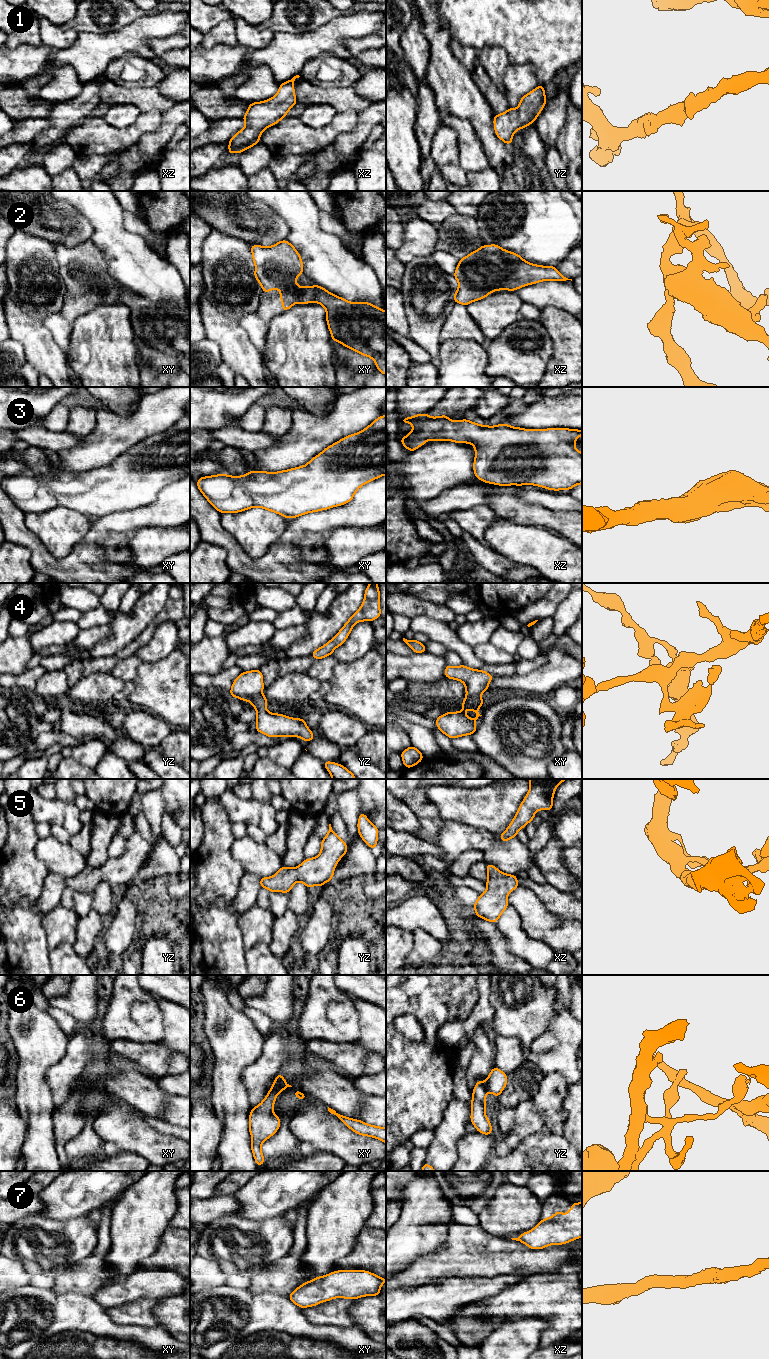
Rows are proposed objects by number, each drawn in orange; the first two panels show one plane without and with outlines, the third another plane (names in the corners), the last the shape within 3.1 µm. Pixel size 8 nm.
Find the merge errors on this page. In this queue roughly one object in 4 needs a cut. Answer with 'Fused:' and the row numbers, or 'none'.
Fused: 4, 6

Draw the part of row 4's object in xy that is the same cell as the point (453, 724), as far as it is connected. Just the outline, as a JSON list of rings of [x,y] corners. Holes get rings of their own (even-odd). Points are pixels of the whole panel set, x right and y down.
[[[481,696],[466,697],[462,701],[463,708],[460,712],[447,712],[435,719],[437,728],[450,739],[465,735],[472,735],[476,730],[476,720],[479,716],[479,707],[484,704]],[[465,710],[474,710],[476,717],[470,719],[464,713]]]

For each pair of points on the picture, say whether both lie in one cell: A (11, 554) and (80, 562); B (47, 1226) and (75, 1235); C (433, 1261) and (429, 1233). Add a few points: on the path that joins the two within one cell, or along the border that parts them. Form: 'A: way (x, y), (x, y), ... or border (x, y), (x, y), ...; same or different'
A: border (11, 542), (30, 550), (30, 565), (35, 572); different
B: way (54, 1227), (68, 1229); same
C: border (435, 1248), (417, 1256), (411, 1262); different

